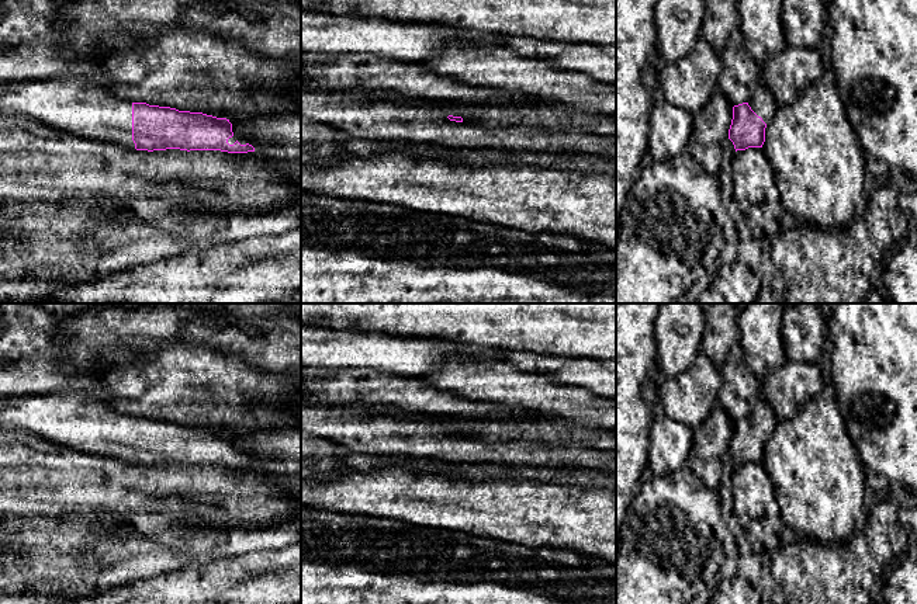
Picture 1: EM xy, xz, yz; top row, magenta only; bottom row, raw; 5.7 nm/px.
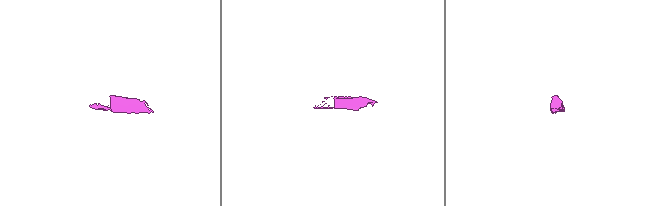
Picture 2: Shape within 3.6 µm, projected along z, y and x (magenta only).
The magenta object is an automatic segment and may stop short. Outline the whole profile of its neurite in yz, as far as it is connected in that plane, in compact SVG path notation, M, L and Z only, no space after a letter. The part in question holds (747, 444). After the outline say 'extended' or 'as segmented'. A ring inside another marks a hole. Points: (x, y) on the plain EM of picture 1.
M762 395L747 417L733 421L733 434L729 444L729 454L736 466L748 462L762 462L765 442L776 427L776 416L768 399Z | extended

